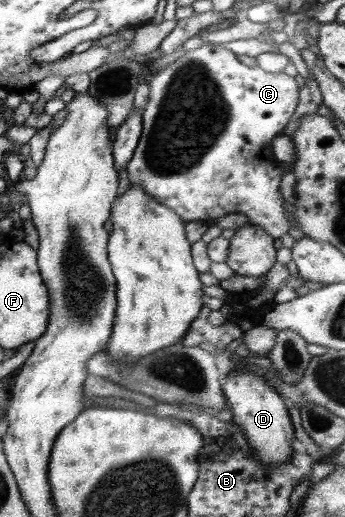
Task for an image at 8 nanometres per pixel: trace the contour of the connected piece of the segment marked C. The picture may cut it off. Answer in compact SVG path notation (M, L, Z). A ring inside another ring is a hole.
M205 44L193 51L188 51L185 56L161 68L161 71L155 75L149 76L150 92L148 102L142 113L142 134L139 138L139 146L135 149L131 161L127 163L125 168L132 185L138 185L155 201L172 209L186 223L189 221L202 221L209 224L211 221L229 213L243 213L243 215L249 217L249 224L256 224L275 240L288 233L290 225L287 210L284 208L283 196L280 192L283 169L270 149L273 139L282 133L285 126L290 123L291 115L295 113L300 88L297 86L295 78L282 70L267 73L259 66L250 67L243 64L237 56L220 44Z

